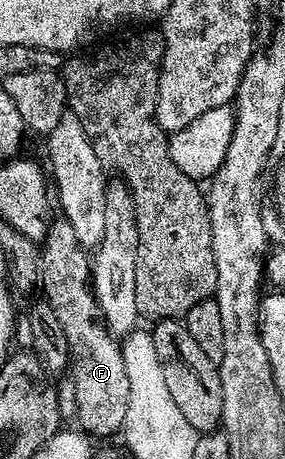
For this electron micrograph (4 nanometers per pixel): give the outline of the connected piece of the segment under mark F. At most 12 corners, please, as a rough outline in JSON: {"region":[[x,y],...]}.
{"region":[[72,223],[40,242],[40,289],[71,357],[77,424],[117,434],[128,405],[119,338],[94,299]]}

